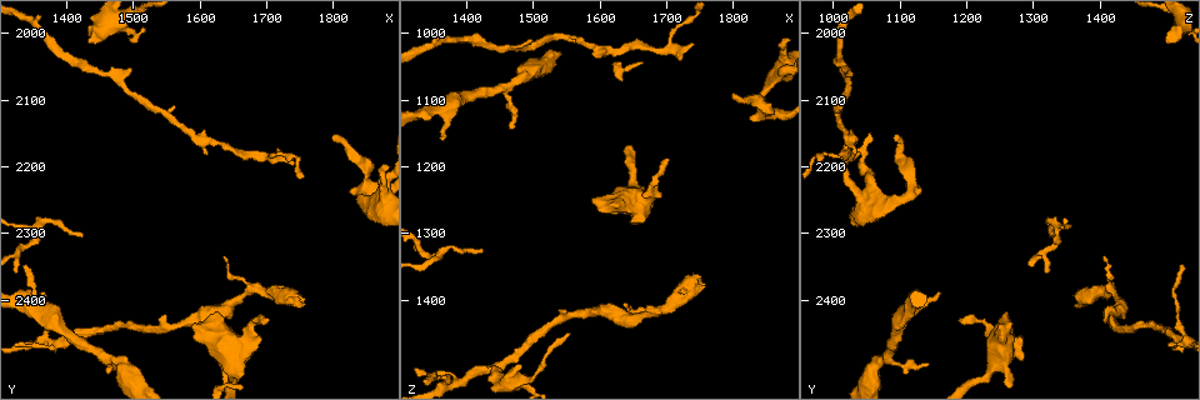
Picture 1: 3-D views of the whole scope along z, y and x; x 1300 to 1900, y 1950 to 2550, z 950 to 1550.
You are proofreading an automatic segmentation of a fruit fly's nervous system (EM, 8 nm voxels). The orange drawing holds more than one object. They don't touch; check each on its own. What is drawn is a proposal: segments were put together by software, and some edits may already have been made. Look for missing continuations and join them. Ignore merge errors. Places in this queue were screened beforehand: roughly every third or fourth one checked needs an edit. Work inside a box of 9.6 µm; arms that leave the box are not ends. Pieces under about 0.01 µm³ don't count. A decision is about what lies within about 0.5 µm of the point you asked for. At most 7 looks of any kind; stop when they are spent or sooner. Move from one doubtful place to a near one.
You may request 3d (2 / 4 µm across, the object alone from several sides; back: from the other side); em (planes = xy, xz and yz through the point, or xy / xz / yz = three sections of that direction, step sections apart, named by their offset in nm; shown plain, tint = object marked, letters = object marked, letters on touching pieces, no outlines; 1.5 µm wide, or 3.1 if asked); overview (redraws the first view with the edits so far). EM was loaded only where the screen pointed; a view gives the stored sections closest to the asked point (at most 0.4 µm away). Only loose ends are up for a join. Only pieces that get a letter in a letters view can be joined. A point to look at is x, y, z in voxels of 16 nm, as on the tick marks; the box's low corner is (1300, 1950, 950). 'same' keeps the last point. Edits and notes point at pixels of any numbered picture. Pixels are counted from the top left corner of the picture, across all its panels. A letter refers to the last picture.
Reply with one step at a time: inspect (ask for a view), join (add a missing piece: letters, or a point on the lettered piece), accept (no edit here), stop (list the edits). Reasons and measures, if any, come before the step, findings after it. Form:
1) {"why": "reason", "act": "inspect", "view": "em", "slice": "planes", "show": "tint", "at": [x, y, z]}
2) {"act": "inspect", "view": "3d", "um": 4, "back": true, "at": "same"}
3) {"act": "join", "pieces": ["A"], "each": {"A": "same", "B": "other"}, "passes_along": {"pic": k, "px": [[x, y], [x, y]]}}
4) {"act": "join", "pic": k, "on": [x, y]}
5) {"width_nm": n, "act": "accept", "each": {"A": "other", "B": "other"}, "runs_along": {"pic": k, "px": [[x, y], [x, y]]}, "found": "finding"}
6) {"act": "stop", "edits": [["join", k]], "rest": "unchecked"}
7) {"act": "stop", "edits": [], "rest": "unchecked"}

{"why": "an open end", "act": "inspect", "view": "em", "slice": "planes", "show": "plain", "at": [1800, 2160, 1095]}

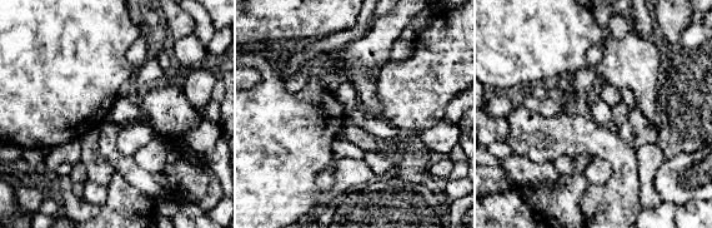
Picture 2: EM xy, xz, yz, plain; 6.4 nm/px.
{"act": "inspect", "view": "em", "slice": "planes", "show": "letters", "at": "same"}

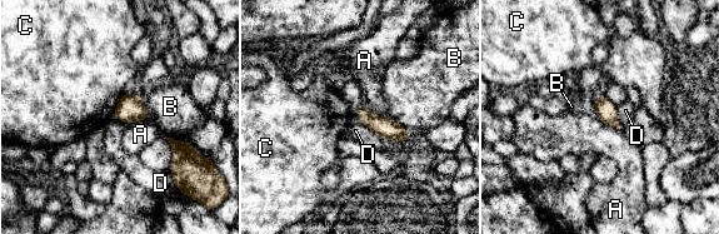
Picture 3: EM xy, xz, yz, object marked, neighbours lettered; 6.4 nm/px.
{"act": "accept", "each": {"A": "other", "B": "other", "C": "other", "D": "other"}, "border": {"pic": 3, "px": [[354, 116], [382, 137], [403, 143]]}, "found": "no lettered piece goes on from it"}

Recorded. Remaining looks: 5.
{"why": "branch stops here", "act": "inspect", "view": "3d", "um": 4, "back": true, "at": [1470, 2490, 1145]}

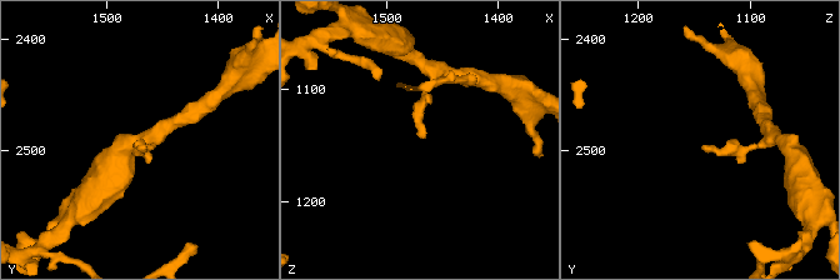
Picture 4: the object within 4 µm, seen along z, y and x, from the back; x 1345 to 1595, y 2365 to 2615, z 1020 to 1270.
{"act": "inspect", "view": "em", "slice": "yz", "step": 4, "show": "tint", "at": [1466, 2494, 1144]}

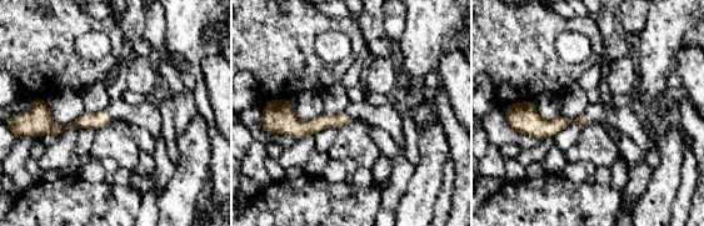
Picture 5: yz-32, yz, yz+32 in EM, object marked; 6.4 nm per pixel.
{"why": "what lies round it", "act": "inspect", "view": "em", "slice": "yz", "step": 4, "show": "letters", "at": "same"}

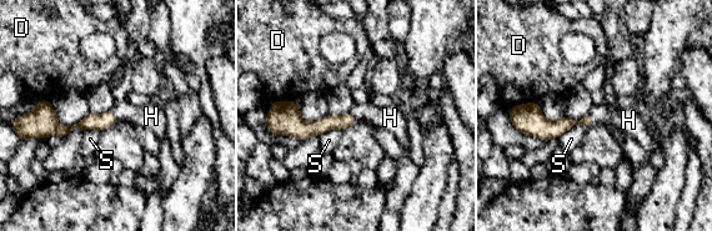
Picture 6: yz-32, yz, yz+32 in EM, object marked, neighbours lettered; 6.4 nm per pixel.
{"longest_contact_nm": ["S", 220], "act": "join", "pieces": ["H"], "each": {"D": "other", "H": "same", "S": "other"}, "passes_along": {"pic": 6, "px": [[317, 127], [352, 116], [390, 117]]}, "found": "the cell continues"}

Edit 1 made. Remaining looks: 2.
{"why": "free end", "act": "inspect", "view": "3d", "um": 4, "at": [1435, 2015, 1505]}

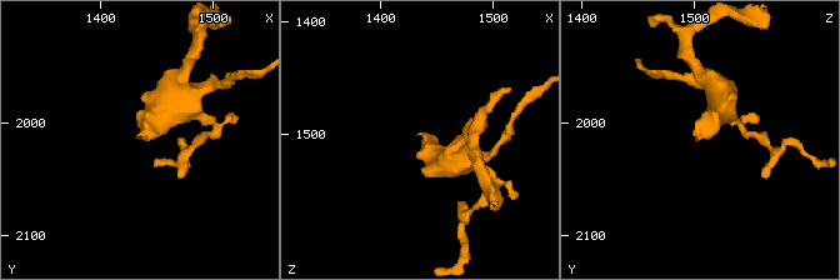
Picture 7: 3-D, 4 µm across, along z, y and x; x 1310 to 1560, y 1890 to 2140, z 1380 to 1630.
{"why": "shape alone is not enough", "act": "inspect", "view": "em", "slice": "planes", "show": "letters", "at": [1434, 2016, 1502]}

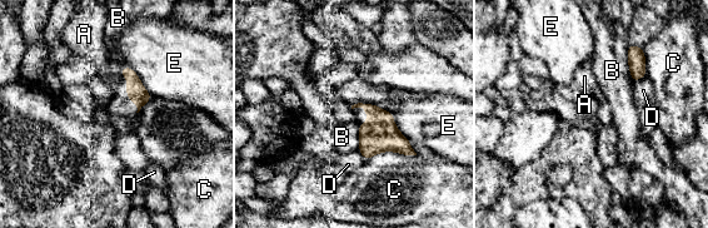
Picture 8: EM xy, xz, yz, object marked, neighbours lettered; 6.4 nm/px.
{"act": "accept", "each": {"A": "other", "B": "other", "C": "other", "D": "other", "E": "other"}, "found": "none of them fits"}

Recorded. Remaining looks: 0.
{"act": "stop", "edits": [["join", 6]], "rest": "unchecked"}

